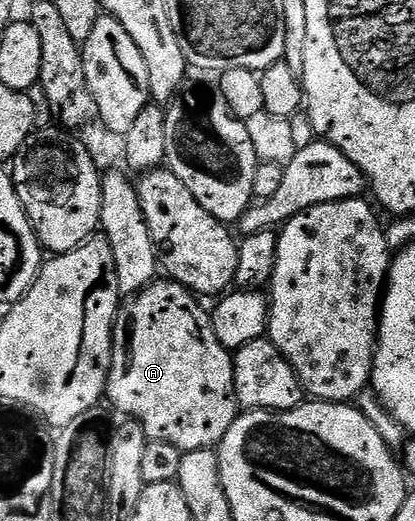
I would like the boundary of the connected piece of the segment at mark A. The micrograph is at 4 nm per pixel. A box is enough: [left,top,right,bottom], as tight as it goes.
[106,279,237,453]

